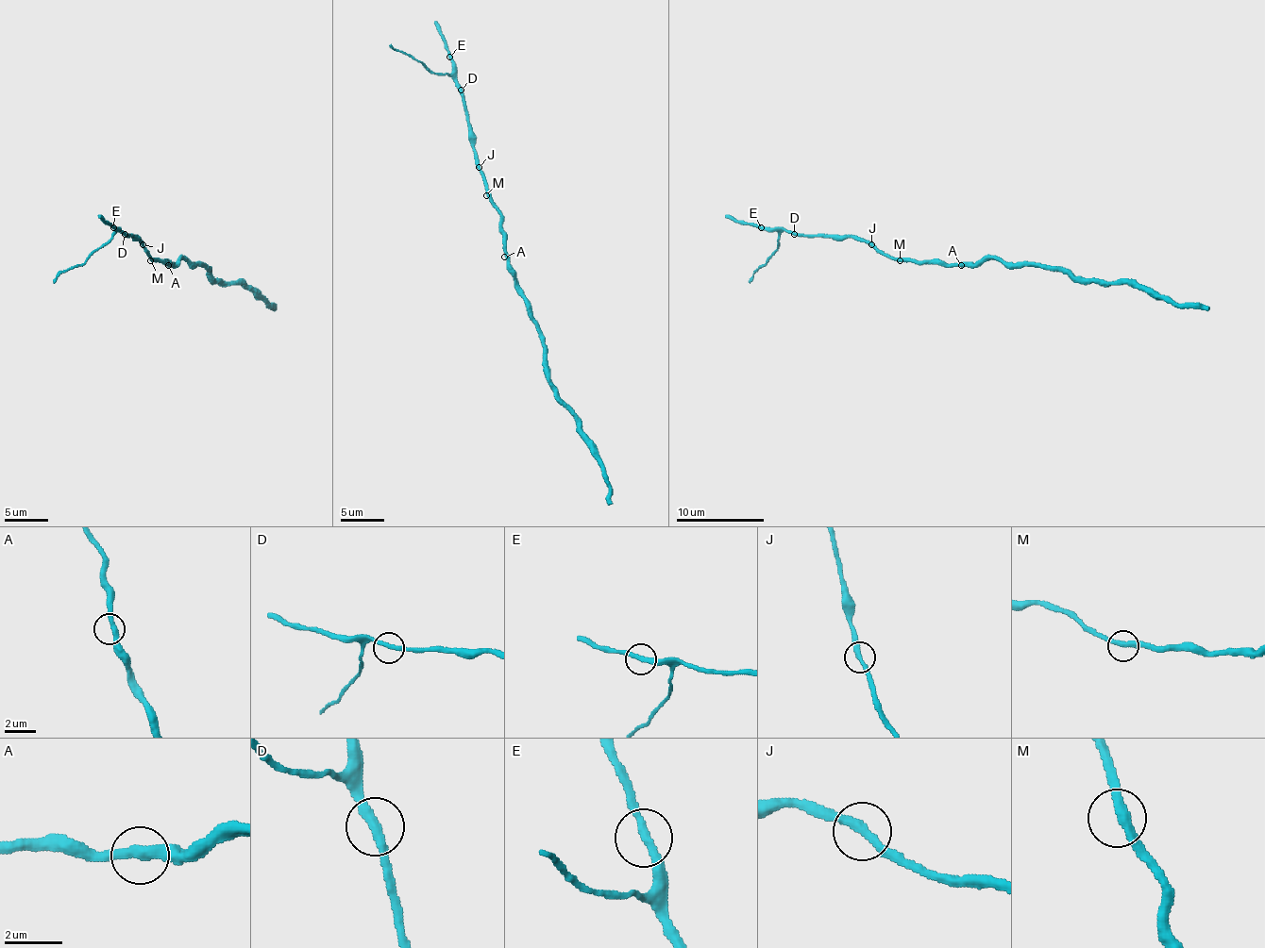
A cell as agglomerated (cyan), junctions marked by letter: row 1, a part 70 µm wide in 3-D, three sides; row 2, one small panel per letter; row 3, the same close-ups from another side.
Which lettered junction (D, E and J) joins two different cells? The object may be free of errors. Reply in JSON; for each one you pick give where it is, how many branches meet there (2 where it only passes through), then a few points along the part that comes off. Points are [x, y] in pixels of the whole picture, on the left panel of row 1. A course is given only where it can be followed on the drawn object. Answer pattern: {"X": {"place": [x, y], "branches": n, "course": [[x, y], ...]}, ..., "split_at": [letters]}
{"split_at": []}

